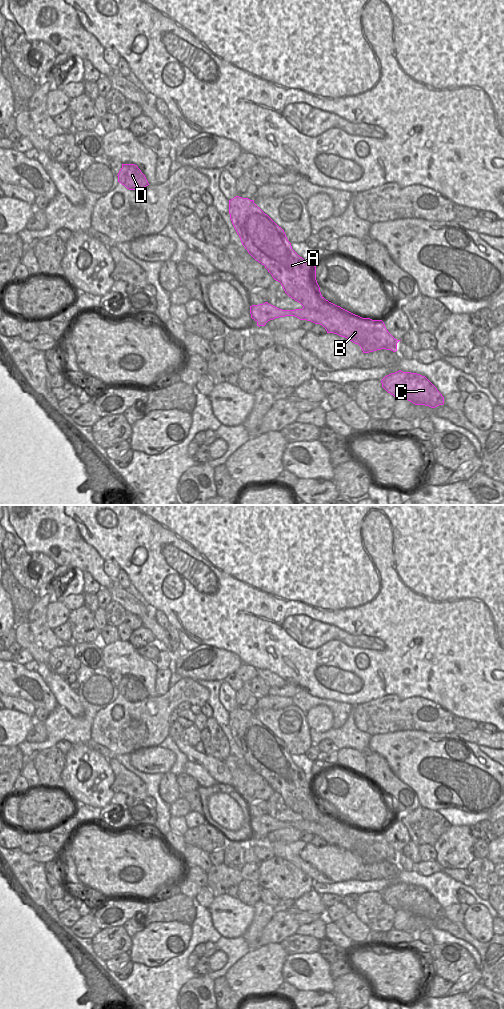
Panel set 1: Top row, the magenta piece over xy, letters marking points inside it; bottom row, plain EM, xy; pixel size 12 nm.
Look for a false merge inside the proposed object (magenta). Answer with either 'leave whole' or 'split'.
split

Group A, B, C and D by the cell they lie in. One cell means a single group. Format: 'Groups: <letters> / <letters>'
Groups: A C D / B.

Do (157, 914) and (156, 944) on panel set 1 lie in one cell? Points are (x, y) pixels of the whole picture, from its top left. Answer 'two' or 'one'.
two

